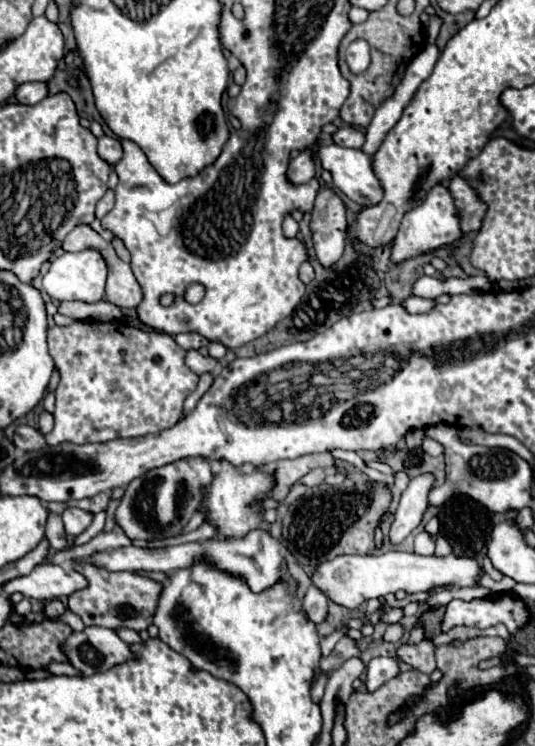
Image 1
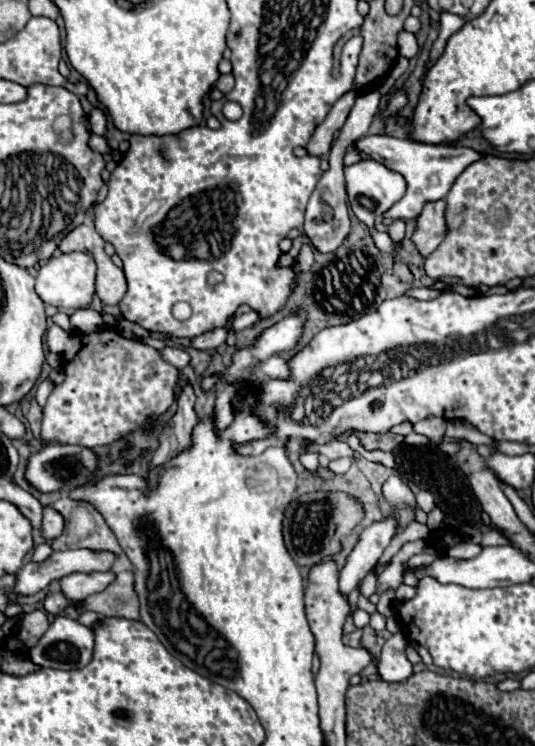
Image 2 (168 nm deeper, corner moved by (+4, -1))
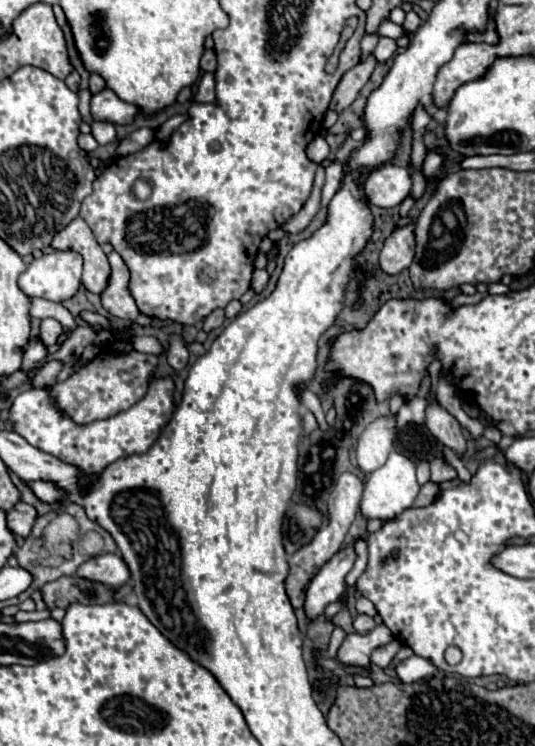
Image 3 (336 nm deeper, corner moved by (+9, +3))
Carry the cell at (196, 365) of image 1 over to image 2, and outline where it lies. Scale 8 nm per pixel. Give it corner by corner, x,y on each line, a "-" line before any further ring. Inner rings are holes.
165,346
165,348
161,348
159,350
161,352
161,356
163,356
163,360
167,360
169,364
173,364
175,368
183,368
183,366
187,366
189,364
189,354
185,352
185,350
181,350
181,348
171,348
171,346

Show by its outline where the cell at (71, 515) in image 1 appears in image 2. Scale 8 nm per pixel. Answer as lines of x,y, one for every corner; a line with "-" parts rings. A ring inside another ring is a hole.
43,508
43,520
41,520
41,536
47,540
53,540
55,536
59,536
59,532
63,532
63,516
59,516
59,512
55,512
53,508

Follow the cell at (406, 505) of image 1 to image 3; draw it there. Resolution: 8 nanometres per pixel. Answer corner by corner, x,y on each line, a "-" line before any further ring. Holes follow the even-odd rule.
356,536
350,546
342,548
338,554
334,554
322,566
322,570
312,578
312,582
308,586
308,592
306,592
306,608
304,608
304,612
310,620
314,620
318,614
322,614
324,608
344,592
344,588
346,588
344,578
356,562
354,544
360,538
362,536

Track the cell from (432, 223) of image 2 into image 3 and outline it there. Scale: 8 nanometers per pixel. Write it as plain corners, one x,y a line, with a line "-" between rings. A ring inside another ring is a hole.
412,220
408,226
396,228
384,242
384,248
380,252
380,266
386,274
398,274
412,264
412,260
414,260
414,224
416,224
416,220

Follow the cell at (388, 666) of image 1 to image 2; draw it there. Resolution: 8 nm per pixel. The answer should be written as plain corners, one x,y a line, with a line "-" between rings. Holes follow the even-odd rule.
397,632
393,634
381,652
379,658
379,676
387,682
405,682
413,674
413,664
405,656
407,638

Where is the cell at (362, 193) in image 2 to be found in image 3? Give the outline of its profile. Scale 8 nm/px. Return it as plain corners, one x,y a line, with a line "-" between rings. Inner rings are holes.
380,166
374,168
364,180
364,194
372,206
394,208
412,190
410,172
400,166

